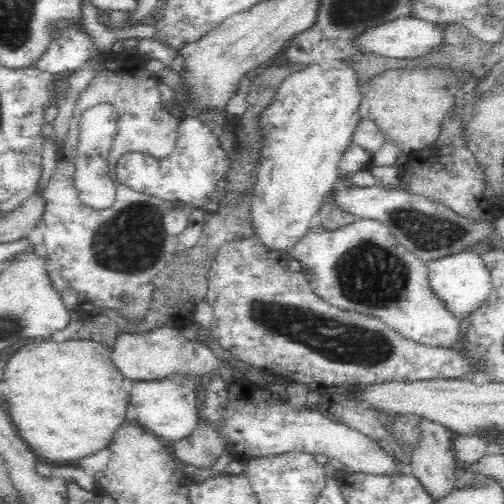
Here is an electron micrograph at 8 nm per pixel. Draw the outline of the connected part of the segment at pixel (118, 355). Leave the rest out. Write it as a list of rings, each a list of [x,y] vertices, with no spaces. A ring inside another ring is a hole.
[[[162,327],[152,332],[134,335],[120,335],[111,353],[112,362],[124,378],[132,382],[162,382],[170,377],[195,378],[210,374],[222,364],[216,355],[189,332]]]

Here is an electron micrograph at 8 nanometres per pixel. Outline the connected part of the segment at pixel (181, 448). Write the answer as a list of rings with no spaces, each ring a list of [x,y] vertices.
[[[200,422],[187,439],[173,443],[174,456],[181,464],[212,467],[225,452],[225,440],[218,436],[213,426]]]

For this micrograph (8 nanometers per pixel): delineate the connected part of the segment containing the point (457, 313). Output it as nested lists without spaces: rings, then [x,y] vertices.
[[[466,250],[426,263],[430,288],[456,321],[465,323],[472,312],[484,305],[486,297],[490,294],[490,273],[484,266],[481,255]]]

